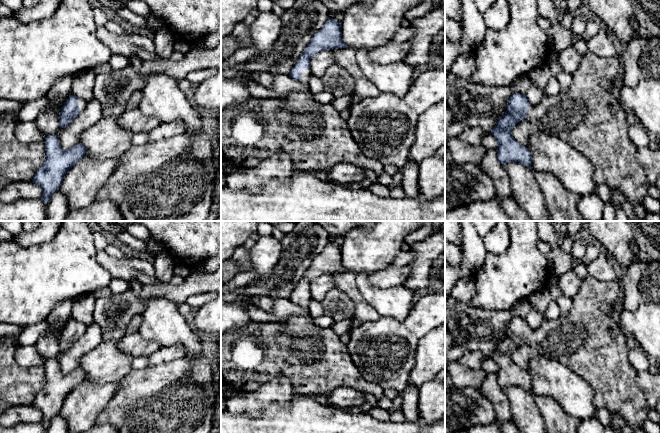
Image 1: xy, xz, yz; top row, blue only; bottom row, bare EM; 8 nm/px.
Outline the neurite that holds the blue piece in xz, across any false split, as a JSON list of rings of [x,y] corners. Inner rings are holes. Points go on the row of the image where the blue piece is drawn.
[[[329,17],[323,27],[314,34],[289,76],[308,85],[311,75],[310,59],[314,55],[324,50],[347,47],[342,39],[341,23]]]

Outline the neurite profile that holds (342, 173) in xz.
[[[340,162],[333,166],[328,172],[328,177],[338,184],[352,184],[366,178],[363,168],[348,162]]]

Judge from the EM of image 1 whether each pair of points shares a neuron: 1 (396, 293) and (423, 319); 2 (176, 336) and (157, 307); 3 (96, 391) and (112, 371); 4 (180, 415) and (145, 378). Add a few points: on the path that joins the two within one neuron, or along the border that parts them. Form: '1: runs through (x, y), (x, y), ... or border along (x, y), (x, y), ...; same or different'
1: border along (414, 303), (402, 320), (395, 320), (389, 316); different
2: runs through (169, 329), (160, 320), (158, 314); same
3: border along (85, 379), (95, 383), (117, 382); different
4: runs through (171, 406), (152, 387); same

